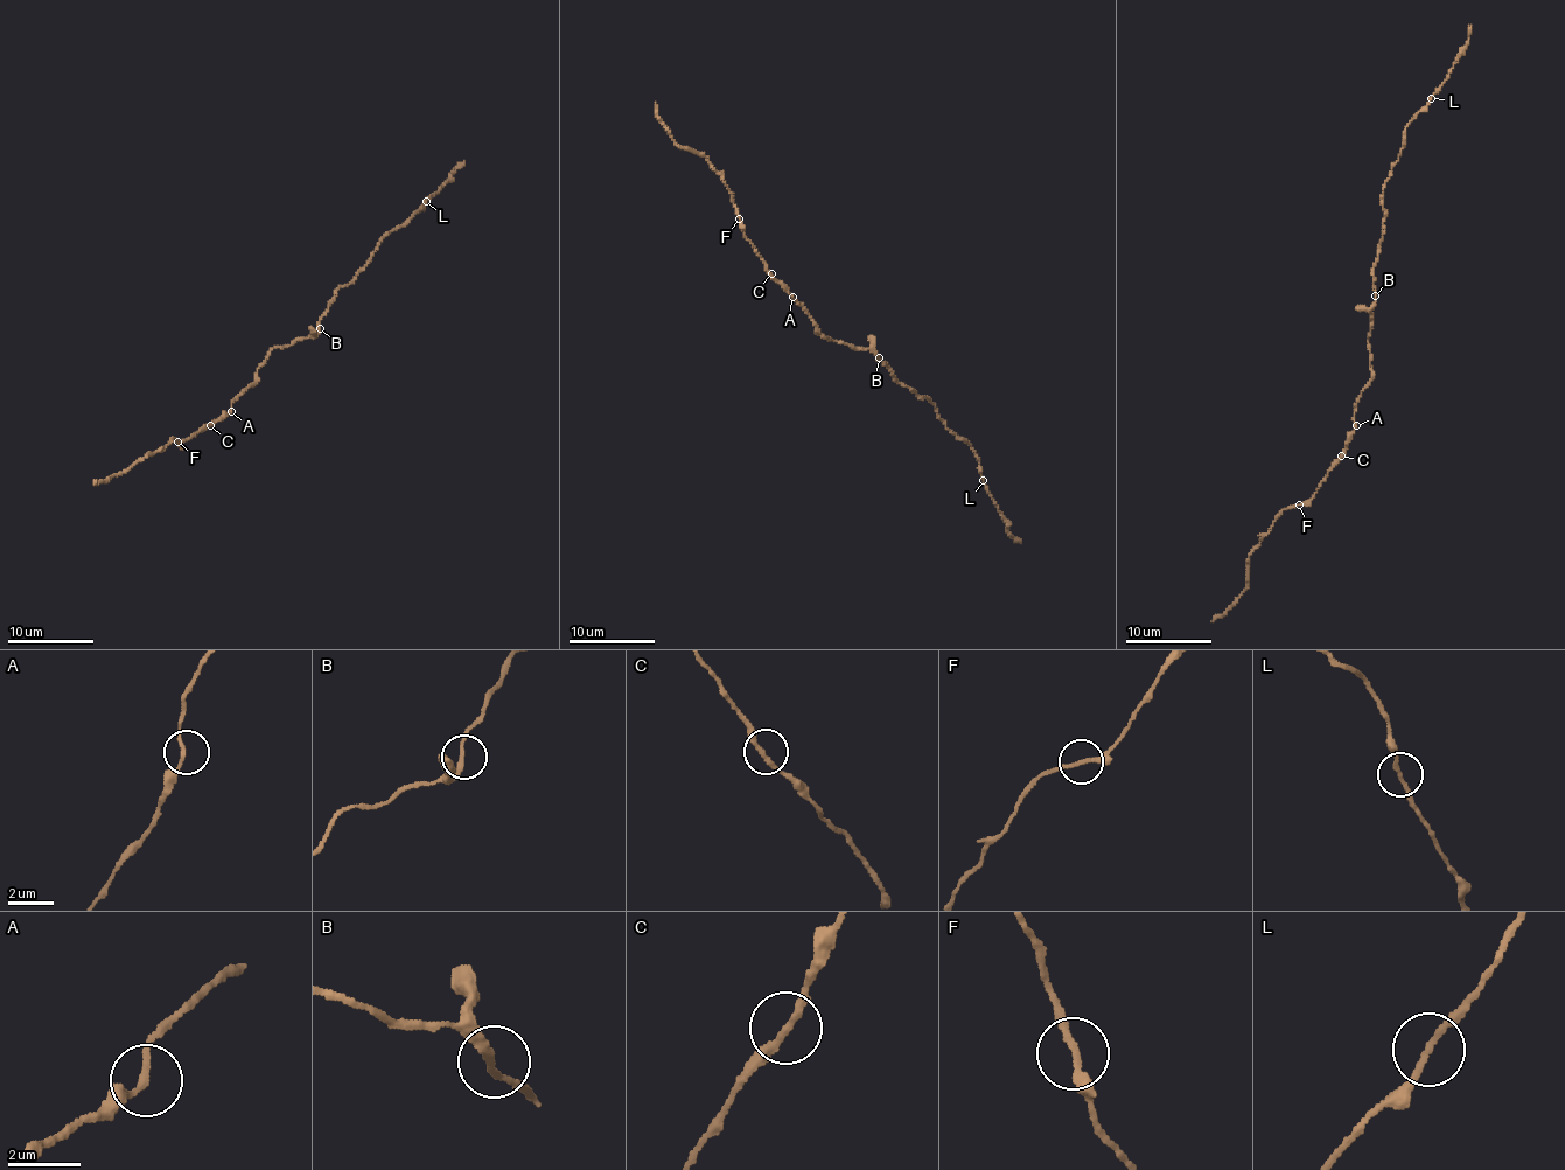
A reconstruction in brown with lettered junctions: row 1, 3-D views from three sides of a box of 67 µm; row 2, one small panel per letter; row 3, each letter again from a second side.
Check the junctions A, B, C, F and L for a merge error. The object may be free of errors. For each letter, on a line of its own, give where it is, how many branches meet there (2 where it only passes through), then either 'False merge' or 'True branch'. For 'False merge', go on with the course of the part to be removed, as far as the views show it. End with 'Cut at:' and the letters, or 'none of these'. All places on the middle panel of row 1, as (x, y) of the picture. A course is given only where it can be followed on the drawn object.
A: Place: (793, 297). Branches: 2. True branch
B: Place: (879, 357). Branches: 2. True branch
C: Place: (771, 273). Branches: 2. True branch
F: Place: (739, 218). Branches: 2. True branch
L: Place: (983, 480). Branches: 2. True branch
Cut at: none of these

